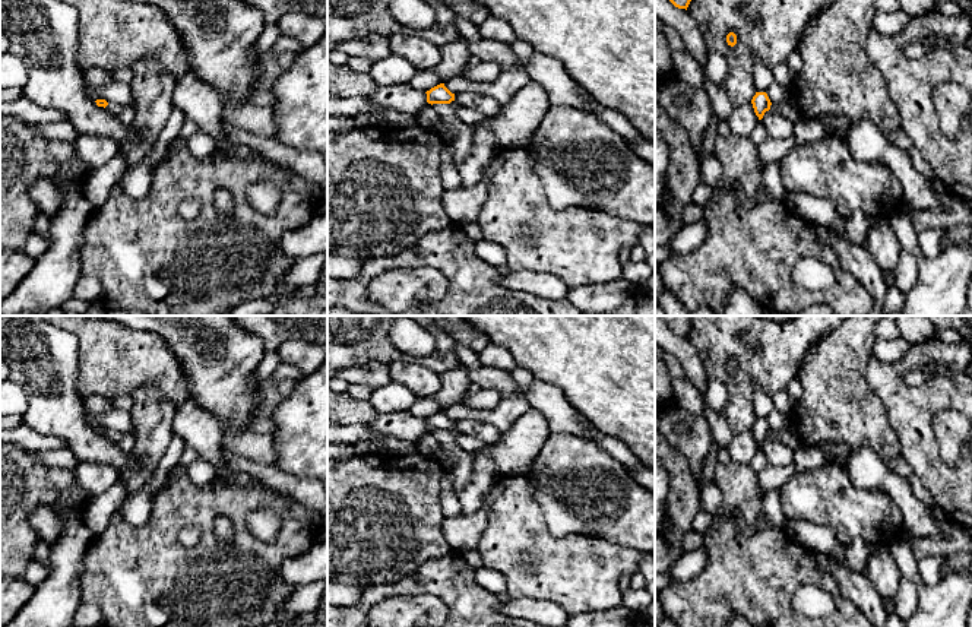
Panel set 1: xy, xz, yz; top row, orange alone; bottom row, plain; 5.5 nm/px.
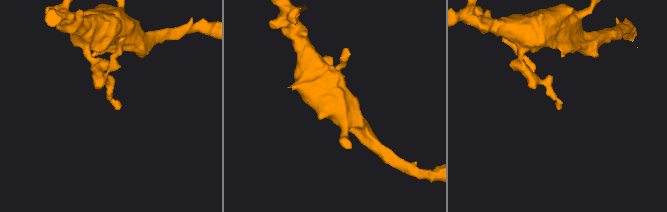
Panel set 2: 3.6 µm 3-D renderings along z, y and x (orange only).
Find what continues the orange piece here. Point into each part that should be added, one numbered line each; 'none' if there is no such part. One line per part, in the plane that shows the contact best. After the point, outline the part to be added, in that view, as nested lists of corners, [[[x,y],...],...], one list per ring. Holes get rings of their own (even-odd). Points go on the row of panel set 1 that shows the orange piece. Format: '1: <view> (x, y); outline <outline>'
none

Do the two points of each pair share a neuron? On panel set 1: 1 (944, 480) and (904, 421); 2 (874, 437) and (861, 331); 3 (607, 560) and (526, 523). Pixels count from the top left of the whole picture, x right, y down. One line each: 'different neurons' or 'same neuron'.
1: same neuron
2: same neuron
3: same neuron

